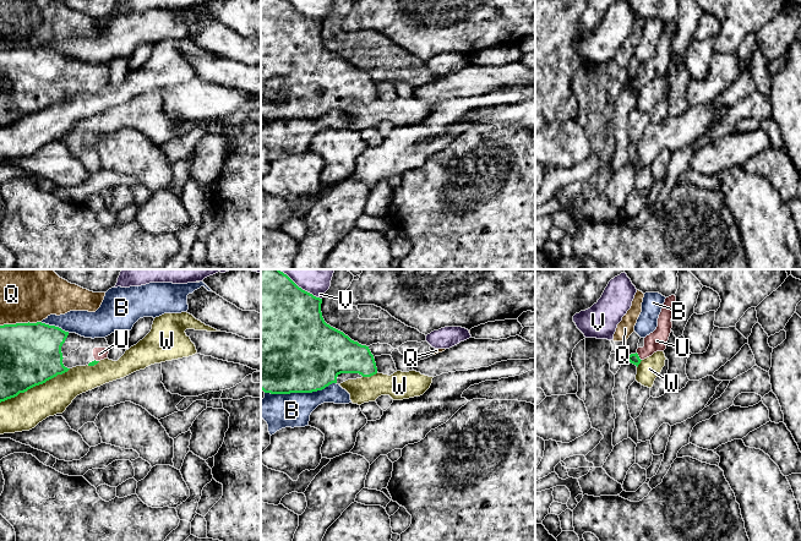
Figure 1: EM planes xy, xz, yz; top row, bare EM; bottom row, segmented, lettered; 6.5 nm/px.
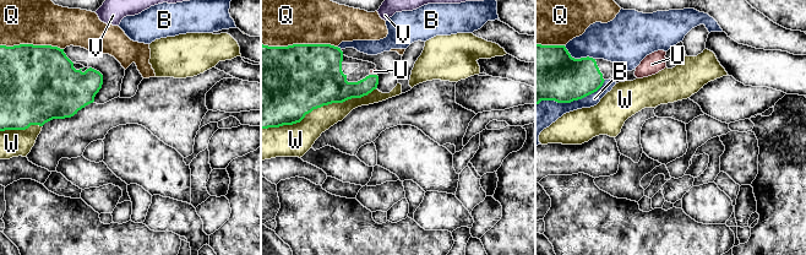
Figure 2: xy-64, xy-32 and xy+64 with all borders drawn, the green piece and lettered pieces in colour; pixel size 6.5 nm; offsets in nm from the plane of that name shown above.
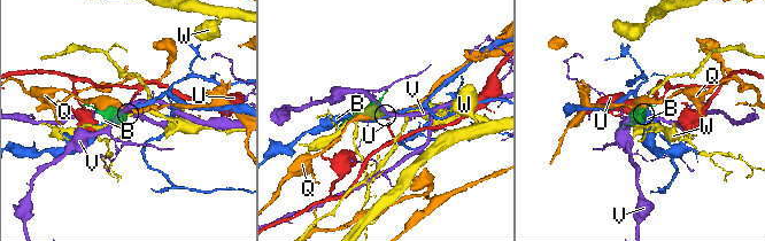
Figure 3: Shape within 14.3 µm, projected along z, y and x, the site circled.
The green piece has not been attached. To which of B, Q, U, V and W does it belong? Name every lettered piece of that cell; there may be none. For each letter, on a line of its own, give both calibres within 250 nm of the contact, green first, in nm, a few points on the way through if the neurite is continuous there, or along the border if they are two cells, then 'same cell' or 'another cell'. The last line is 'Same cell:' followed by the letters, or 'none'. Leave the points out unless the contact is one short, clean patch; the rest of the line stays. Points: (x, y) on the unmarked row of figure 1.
B: 500/220 nm | another cell
Q: 400/320 nm | another cell
U: 70/130 nm | across yz (633, 85), (638, 82), (657, 66) | same cell
V: 500/140 nm | another cell
W: 400/240 nm | another cell
Same cell: U

